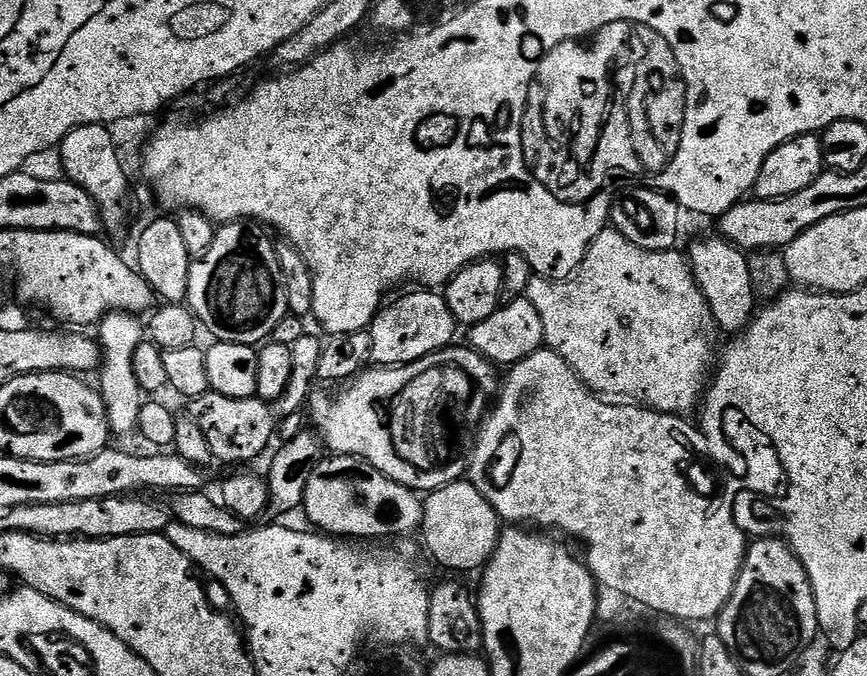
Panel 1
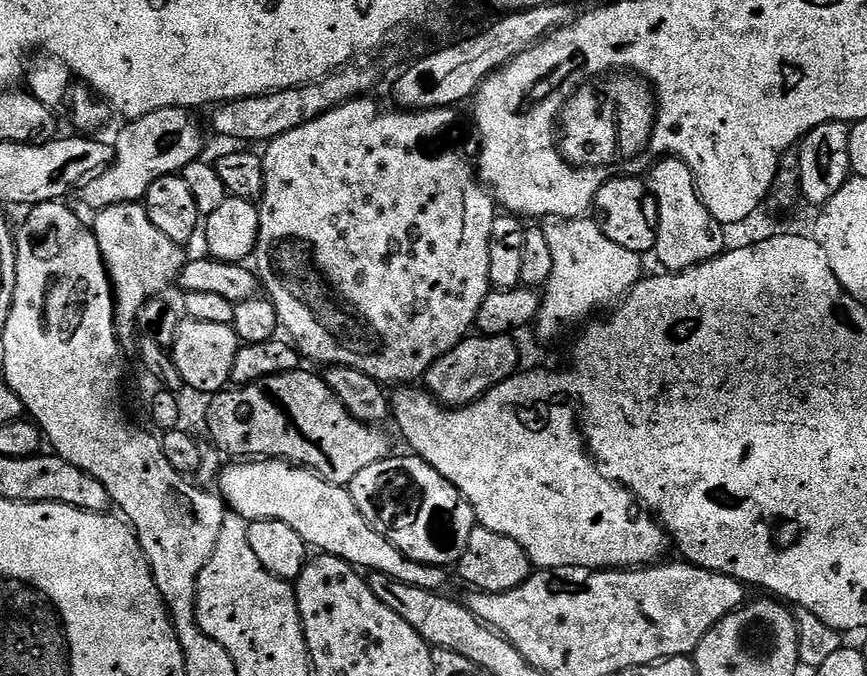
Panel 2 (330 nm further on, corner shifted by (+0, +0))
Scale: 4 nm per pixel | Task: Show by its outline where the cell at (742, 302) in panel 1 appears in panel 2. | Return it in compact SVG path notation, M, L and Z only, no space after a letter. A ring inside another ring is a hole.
M660 158L655 161L656 164L649 170L646 175L646 192L649 197L656 199L656 212L660 217L655 217L654 227L656 229L656 247L654 256L660 259L660 264L665 273L685 272L694 266L704 264L708 260L712 260L715 256L721 256L726 250L724 244L725 225L718 222L718 218L714 218L714 214L710 214L710 210L706 210L706 206L700 197L700 189L696 187L696 179L690 170L690 166L686 166L684 160L675 158Z

